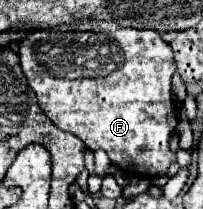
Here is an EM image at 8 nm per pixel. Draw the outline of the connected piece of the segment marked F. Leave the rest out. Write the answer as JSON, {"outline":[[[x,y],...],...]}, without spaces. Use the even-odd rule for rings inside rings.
{"outline":[[[95,21],[91,23],[91,31],[73,31],[73,27],[53,27],[49,31],[41,29],[41,31],[31,31],[25,41],[21,41],[19,47],[19,57],[21,57],[21,67],[23,73],[27,75],[27,83],[33,87],[33,91],[37,93],[39,99],[39,107],[43,109],[43,113],[59,127],[65,129],[67,133],[73,133],[75,137],[81,137],[81,141],[91,149],[103,149],[107,151],[109,159],[113,165],[119,165],[121,171],[125,173],[135,173],[135,175],[147,175],[147,177],[157,177],[163,175],[167,171],[167,167],[171,163],[177,161],[175,153],[169,147],[171,141],[171,133],[175,131],[177,123],[175,123],[175,103],[171,99],[171,77],[175,73],[177,67],[173,67],[173,51],[171,47],[161,39],[161,35],[157,31],[139,31],[139,29],[131,29],[131,27],[121,27],[117,23],[107,23],[107,21]]]}

